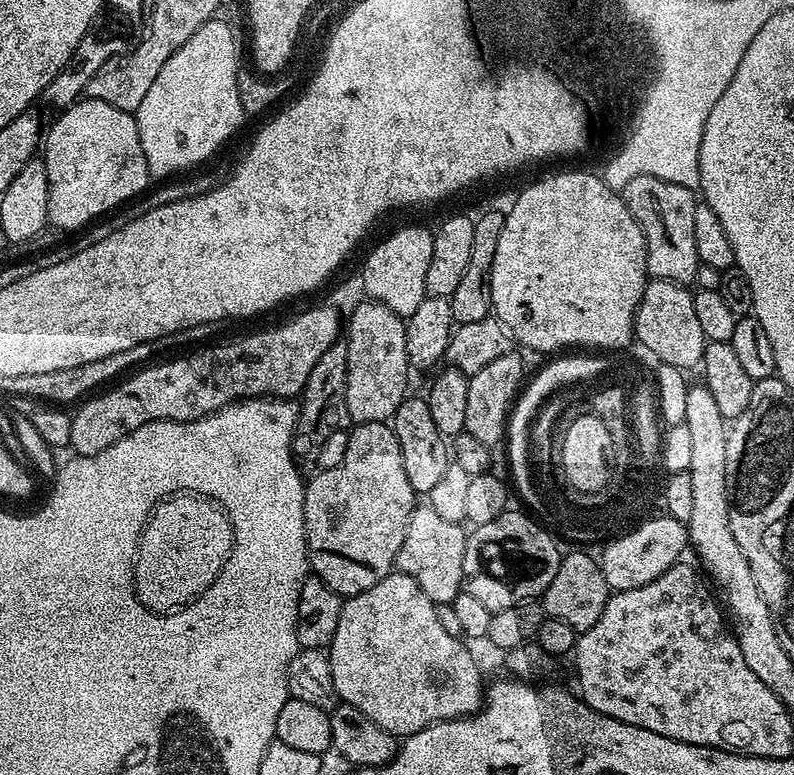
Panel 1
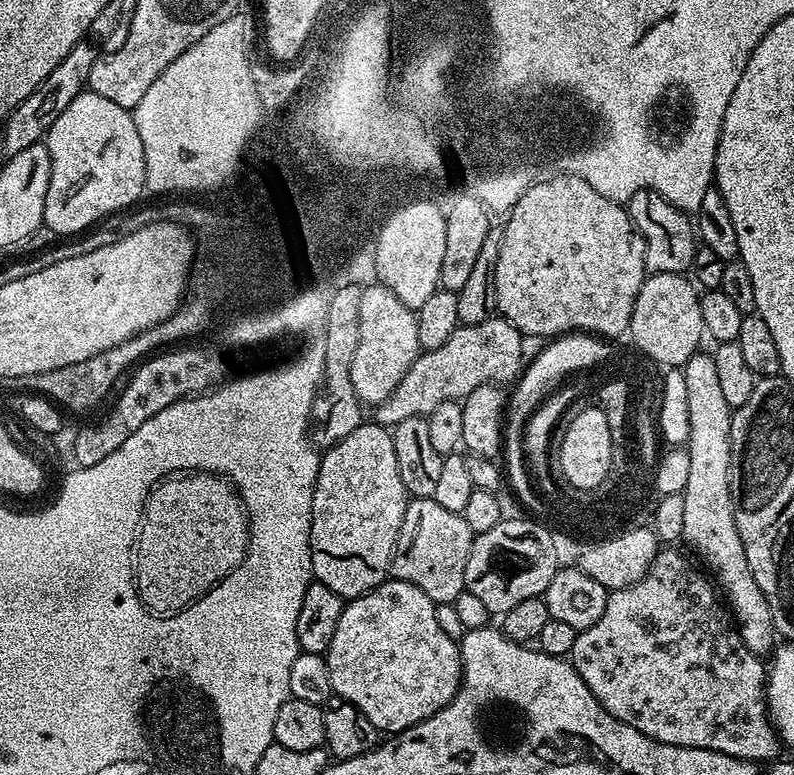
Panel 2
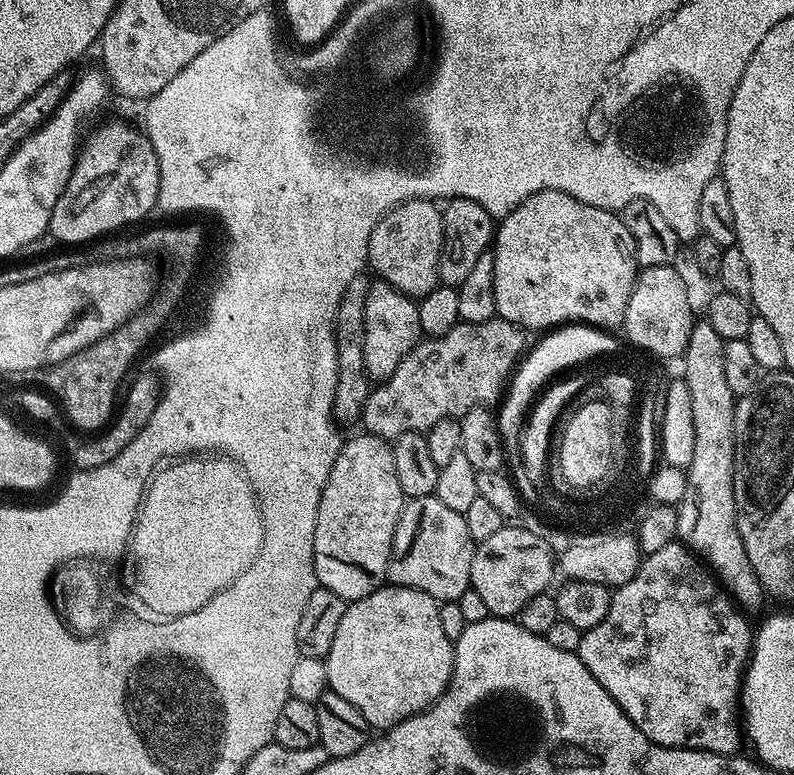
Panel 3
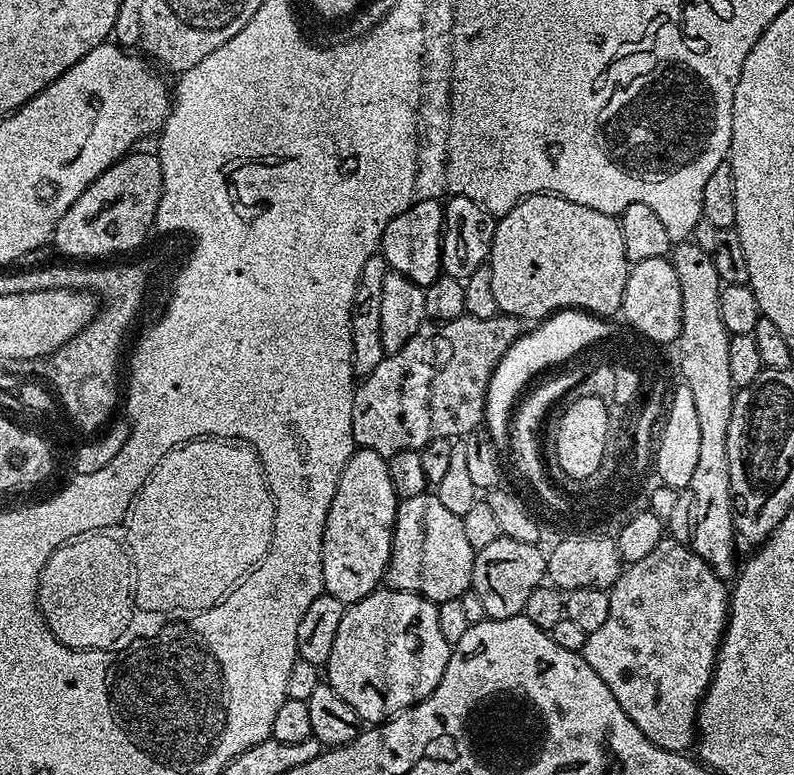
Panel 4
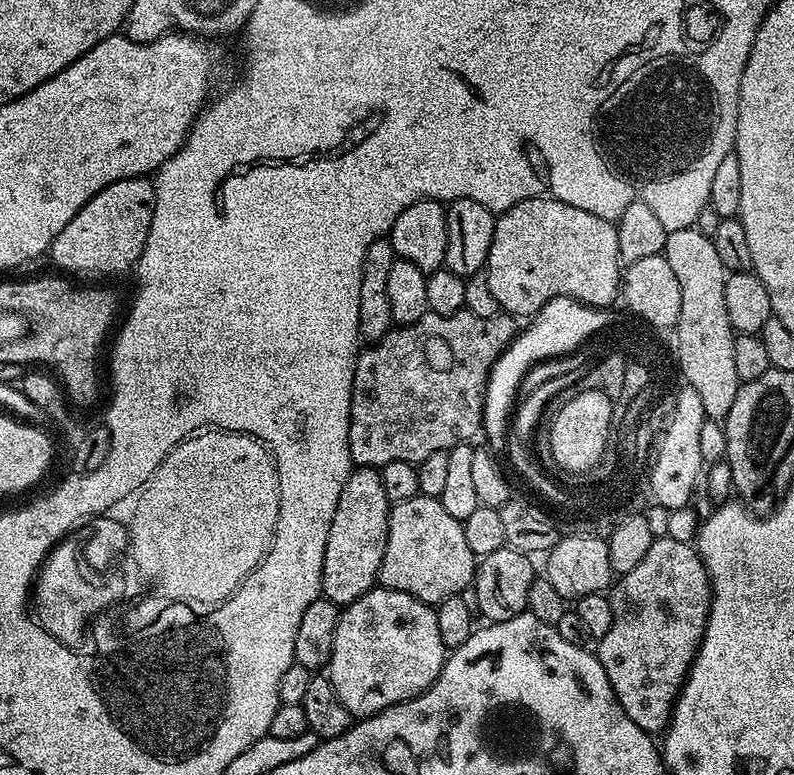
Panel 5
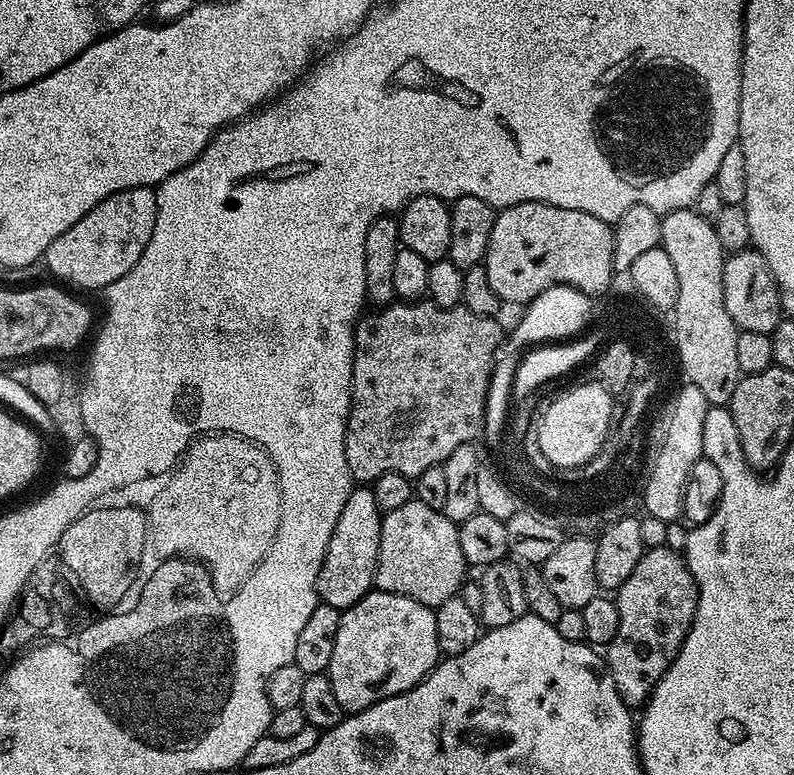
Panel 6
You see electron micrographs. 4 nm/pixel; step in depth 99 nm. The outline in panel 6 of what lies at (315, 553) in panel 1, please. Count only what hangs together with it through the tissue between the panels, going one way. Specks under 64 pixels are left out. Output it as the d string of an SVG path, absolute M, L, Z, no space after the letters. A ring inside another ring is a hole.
M353 487L352 493L346 498L346 506L342 506L342 514L338 514L334 534L316 579L316 595L323 603L343 610L354 606L366 593L373 591L381 519L382 513L378 502L374 502L371 487Z

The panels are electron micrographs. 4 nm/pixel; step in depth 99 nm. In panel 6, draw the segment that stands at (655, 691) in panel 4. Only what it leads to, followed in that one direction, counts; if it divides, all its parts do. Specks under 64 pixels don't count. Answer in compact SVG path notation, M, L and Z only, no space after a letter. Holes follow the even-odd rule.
M665 546L645 551L630 578L615 589L614 599L618 606L618 634L606 646L606 663L622 702L636 710L651 697L656 683L682 650L682 642L694 622L698 590L683 555Z

